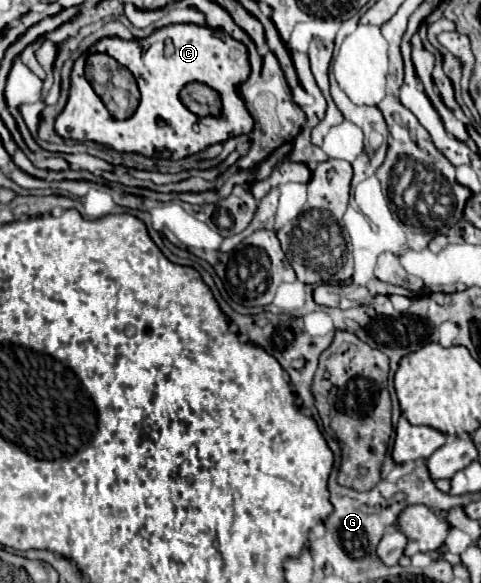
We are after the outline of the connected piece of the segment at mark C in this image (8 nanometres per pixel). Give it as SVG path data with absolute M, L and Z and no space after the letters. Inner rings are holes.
M171 24L155 30L145 40L127 42L121 38L103 38L89 50L89 53L96 52L115 56L119 64L131 70L141 88L141 104L137 112L127 120L111 118L102 100L85 78L84 69L88 57L85 53L73 65L69 100L55 120L55 130L63 138L81 142L91 140L117 152L135 152L147 158L157 158L163 150L167 150L171 158L181 160L213 144L223 144L233 136L249 134L253 130L253 118L239 94L241 84L249 78L251 72L249 54L247 48L241 42L233 40L225 30L213 30L209 26L197 24ZM191 82L207 84L209 88L215 88L219 92L223 100L221 118L199 118L183 106L179 92Z

